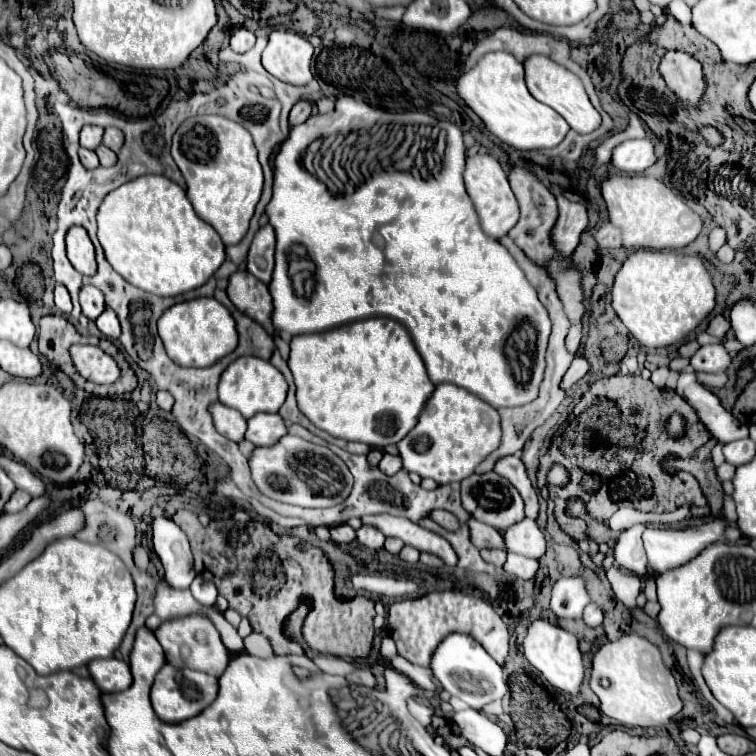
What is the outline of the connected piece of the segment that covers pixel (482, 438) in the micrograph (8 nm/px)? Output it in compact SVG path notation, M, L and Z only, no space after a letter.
M439 384L423 408L417 426L397 444L397 448L407 472L417 472L421 478L449 484L471 476L477 464L499 446L499 440L501 424L493 406L469 394L465 388Z

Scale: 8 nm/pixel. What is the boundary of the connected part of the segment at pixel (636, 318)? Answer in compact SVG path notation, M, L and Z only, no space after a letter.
M635 250L615 274L611 306L643 346L663 348L687 338L715 308L715 288L709 272L697 256L679 254L675 250Z

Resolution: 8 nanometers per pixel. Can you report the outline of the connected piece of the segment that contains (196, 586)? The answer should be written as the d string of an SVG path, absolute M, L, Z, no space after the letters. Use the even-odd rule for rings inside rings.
M197 576L191 584L191 594L193 598L203 604L203 606L215 606L215 600L217 600L217 588L213 582L205 582L201 576Z

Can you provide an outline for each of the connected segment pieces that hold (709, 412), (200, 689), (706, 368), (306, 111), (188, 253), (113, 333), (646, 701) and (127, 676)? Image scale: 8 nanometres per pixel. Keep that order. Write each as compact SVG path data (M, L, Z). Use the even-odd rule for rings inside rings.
M681 374L677 394L687 400L687 404L697 412L707 432L715 436L721 444L739 440L741 436L749 434L747 426L739 424L739 420L727 408L723 408L721 400L703 384L699 384L693 374Z
M169 662L163 664L163 668L157 672L155 682L151 686L151 704L155 714L163 720L163 722L181 722L187 720L195 714L199 714L203 708L207 708L217 696L217 678L209 676L205 672L199 670L191 670L191 668L175 668ZM181 678L181 680L177 680ZM183 682L193 684L191 688L181 688Z
M723 344L699 346L699 350L691 356L691 366L699 372L725 372L729 364L731 356L723 348Z
M299 100L299 102L291 108L289 124L291 124L291 126L297 126L297 124L305 122L305 120L311 116L311 110L313 110L313 106L311 106L307 100Z
M139 176L109 192L97 222L97 238L113 270L157 296L177 296L203 286L225 260L225 246L215 228L195 214L185 190L165 176Z
M107 308L107 310L95 320L95 324L97 324L97 328L101 330L101 334L107 336L107 338L111 338L111 340L117 340L119 334L121 334L119 320L117 320L117 316L115 316L115 312L113 312L111 308Z
M625 634L619 640L605 642L593 654L589 686L601 700L601 710L621 726L657 728L665 726L675 714L681 712L683 702L677 694L677 684L671 670L663 664L661 652L647 638Z
M117 658L105 660L91 660L87 664L91 680L101 688L101 692L121 692L131 686L131 672L129 664Z

